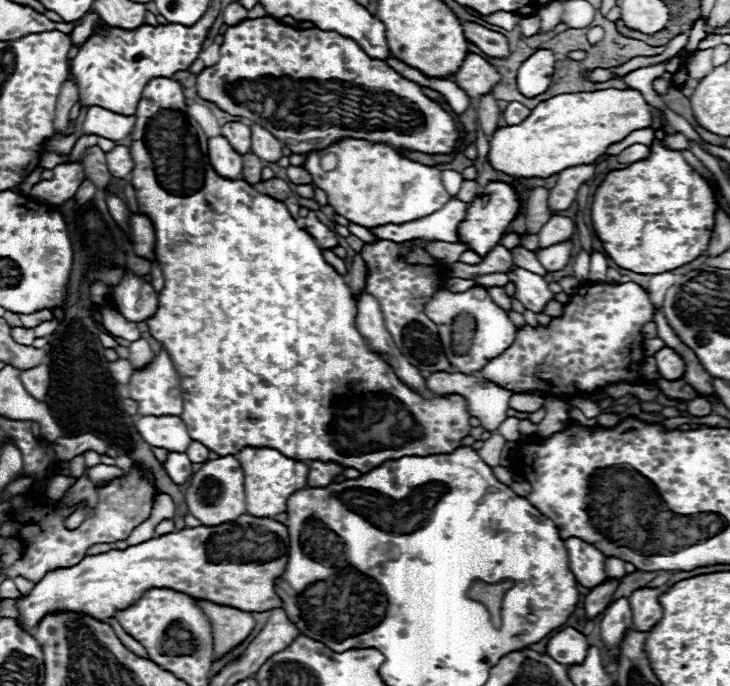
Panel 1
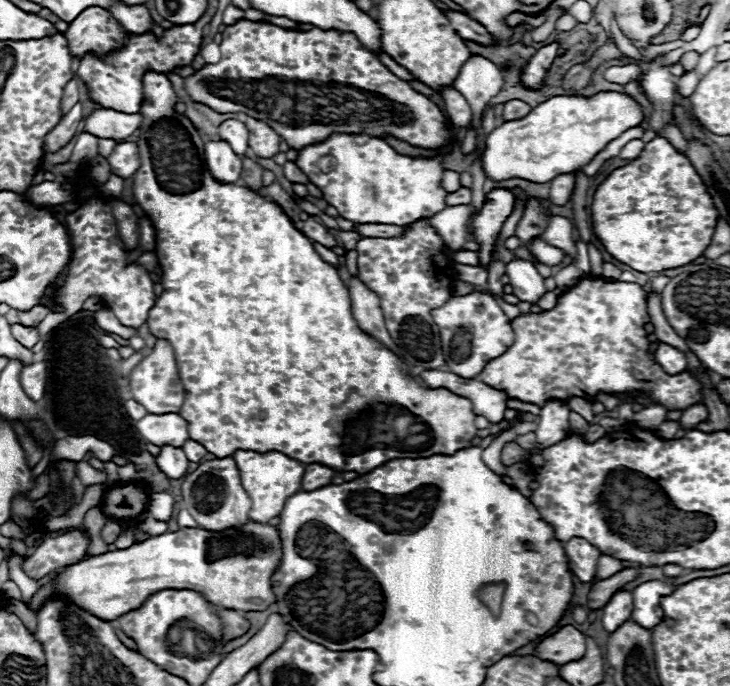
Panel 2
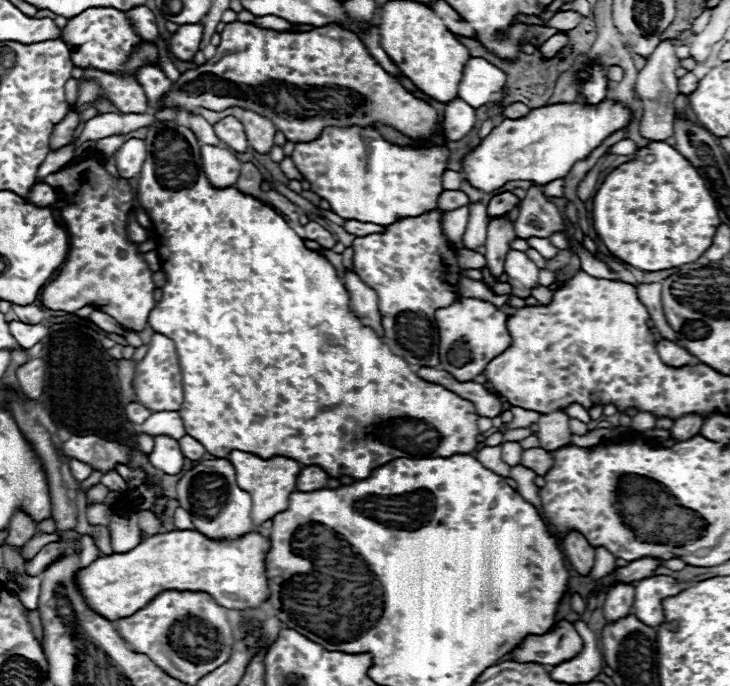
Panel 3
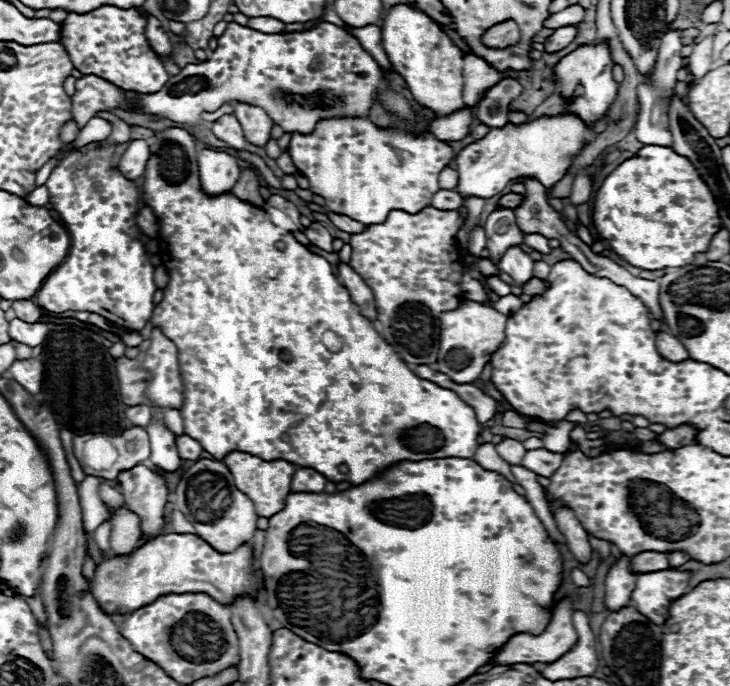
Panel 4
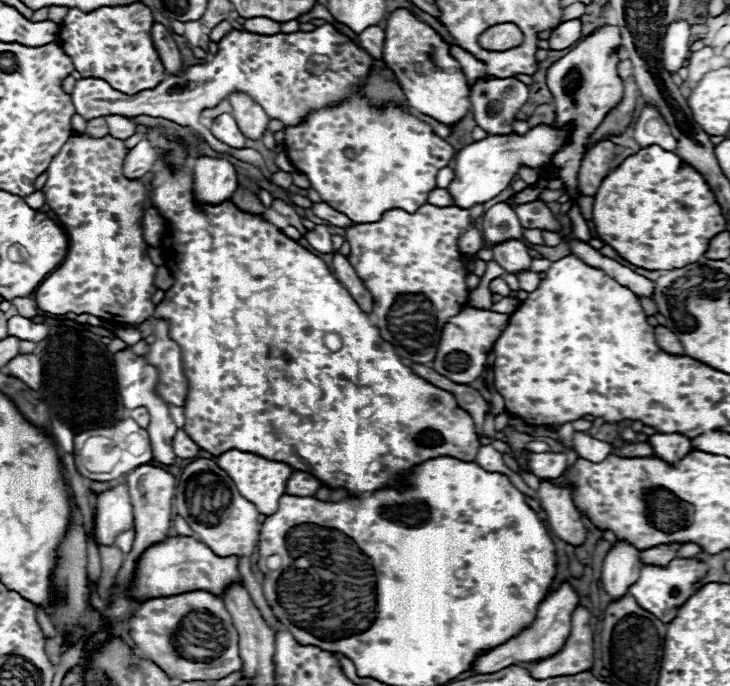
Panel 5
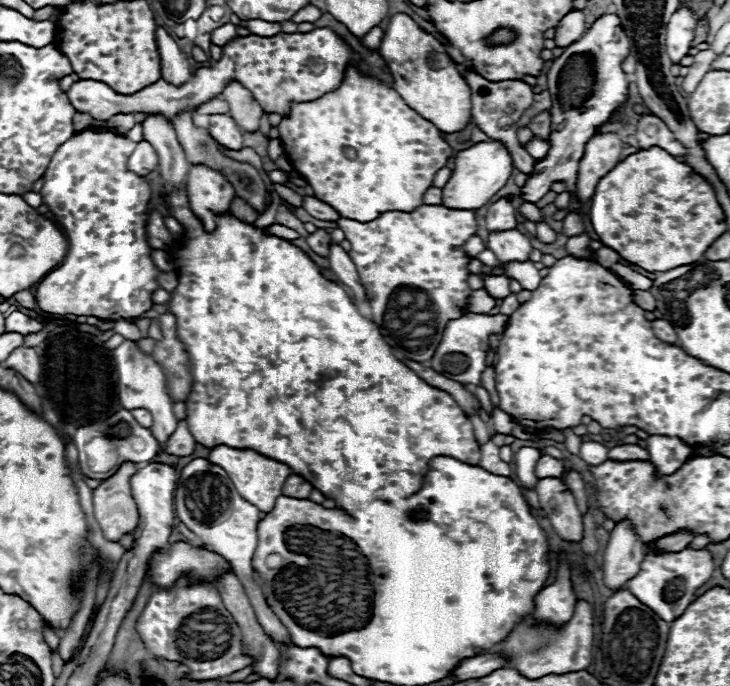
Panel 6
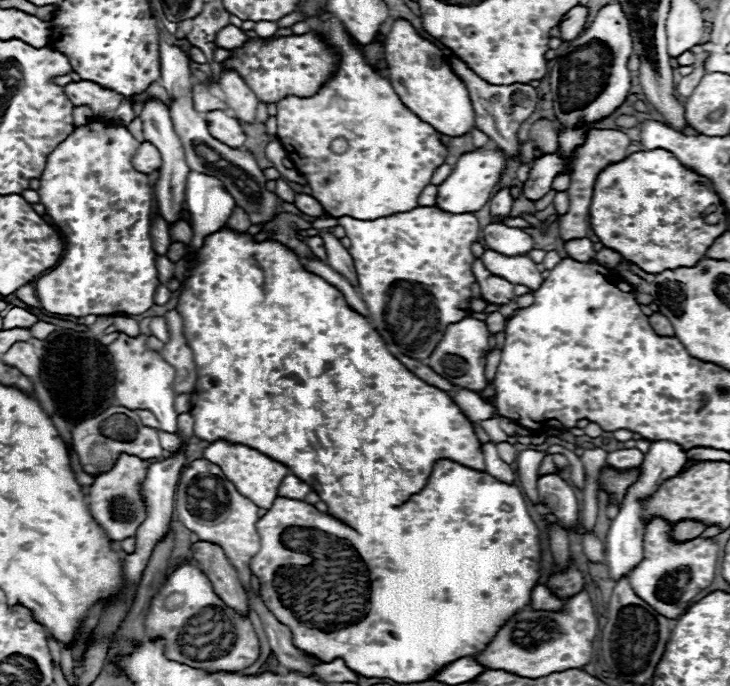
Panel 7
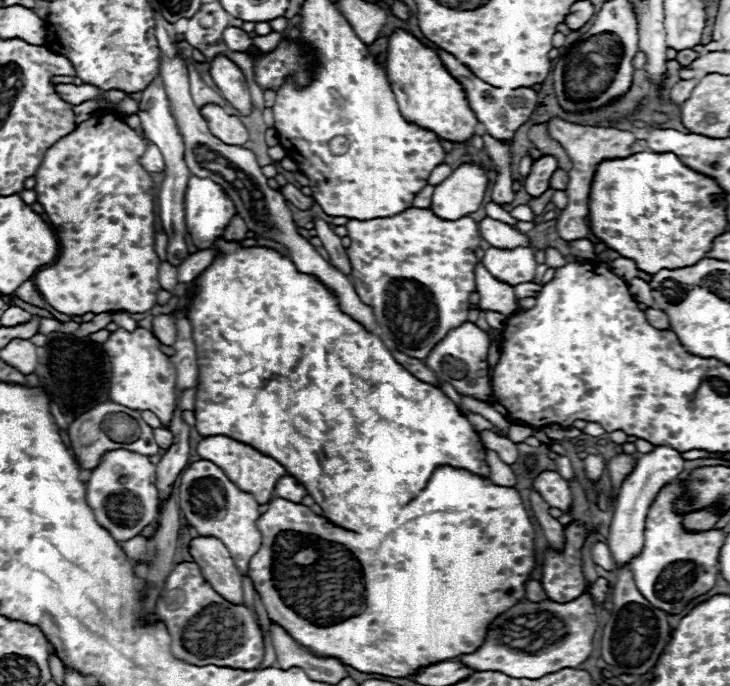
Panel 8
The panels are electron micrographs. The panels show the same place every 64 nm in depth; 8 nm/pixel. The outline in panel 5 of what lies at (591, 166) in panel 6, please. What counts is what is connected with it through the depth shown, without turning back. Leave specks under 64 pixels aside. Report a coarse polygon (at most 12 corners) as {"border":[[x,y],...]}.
{"border":[[602,140],[586,152],[580,194],[596,194],[612,170],[616,144]]}

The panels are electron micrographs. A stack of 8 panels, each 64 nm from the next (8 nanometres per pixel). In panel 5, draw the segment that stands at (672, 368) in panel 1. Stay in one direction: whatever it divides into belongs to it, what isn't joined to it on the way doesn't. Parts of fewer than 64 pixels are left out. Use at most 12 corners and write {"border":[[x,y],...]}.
{"border":[[656,326],[656,342],[670,354],[684,354],[680,340],[666,326]]}

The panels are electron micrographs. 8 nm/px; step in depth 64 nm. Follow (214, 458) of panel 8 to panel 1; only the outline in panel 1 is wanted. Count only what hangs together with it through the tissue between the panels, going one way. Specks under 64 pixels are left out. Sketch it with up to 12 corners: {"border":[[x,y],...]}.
{"border":[[242,448],[248,514],[274,518],[306,486],[308,466]]}

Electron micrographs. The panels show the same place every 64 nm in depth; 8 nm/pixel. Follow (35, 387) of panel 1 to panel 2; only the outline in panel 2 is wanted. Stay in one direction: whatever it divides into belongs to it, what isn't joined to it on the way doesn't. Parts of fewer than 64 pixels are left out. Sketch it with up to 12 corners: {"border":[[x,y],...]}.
{"border":[[46,364],[22,368],[20,384],[30,400],[40,400],[46,388]]}

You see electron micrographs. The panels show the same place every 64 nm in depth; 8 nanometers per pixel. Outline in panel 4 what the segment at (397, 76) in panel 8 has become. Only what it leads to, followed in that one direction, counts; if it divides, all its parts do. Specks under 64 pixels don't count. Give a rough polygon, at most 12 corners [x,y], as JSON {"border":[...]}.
{"border":[[388,10],[382,46],[412,100],[466,108],[462,50],[424,12]]}

